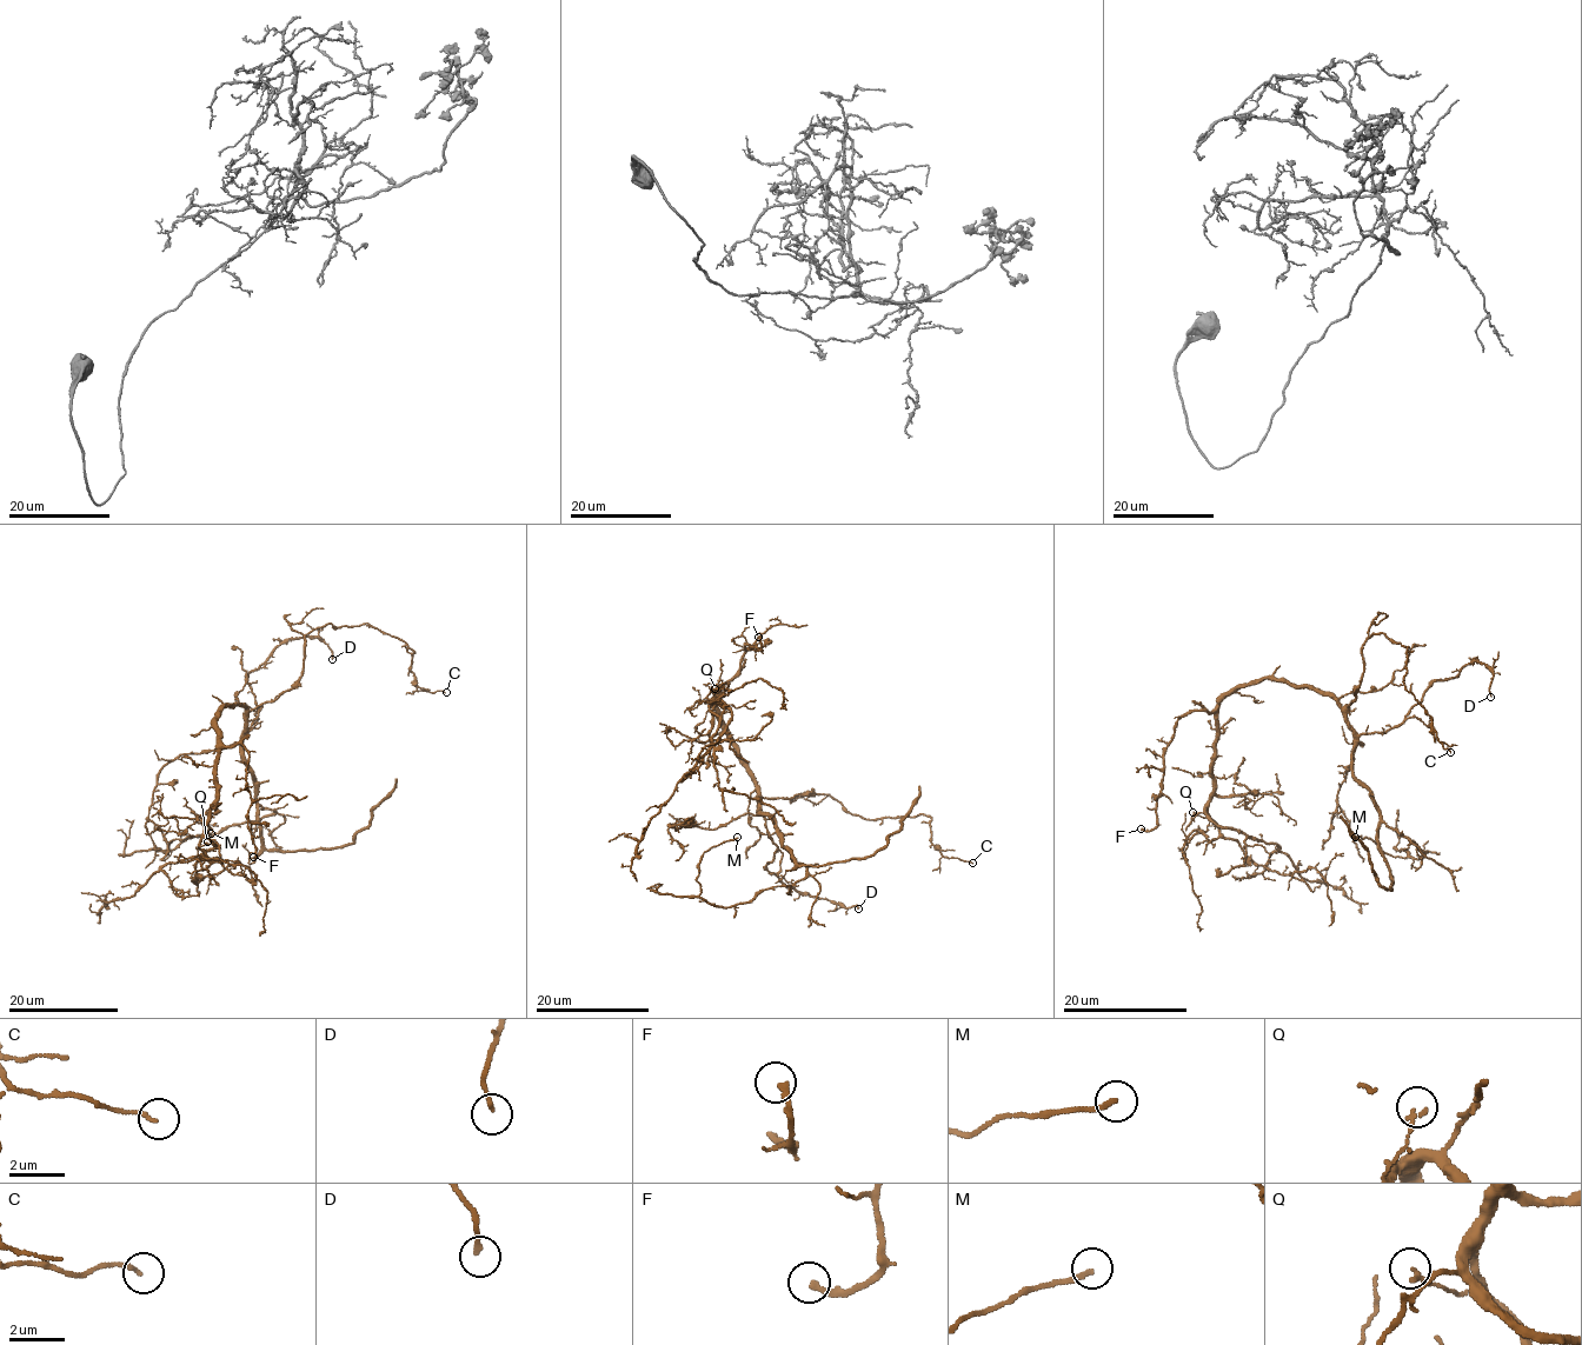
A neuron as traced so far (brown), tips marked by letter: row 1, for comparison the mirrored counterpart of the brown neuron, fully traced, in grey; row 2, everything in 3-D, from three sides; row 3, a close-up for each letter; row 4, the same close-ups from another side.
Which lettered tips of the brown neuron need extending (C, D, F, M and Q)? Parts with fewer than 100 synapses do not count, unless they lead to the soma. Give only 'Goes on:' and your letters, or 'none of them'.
Goes on: none of them

